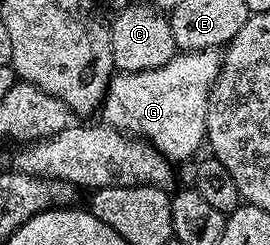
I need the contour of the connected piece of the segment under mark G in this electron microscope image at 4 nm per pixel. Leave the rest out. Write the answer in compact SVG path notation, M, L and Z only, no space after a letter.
M222 49L179 51L168 63L164 63L164 67L156 67L152 71L115 72L110 78L110 85L106 88L106 97L100 106L100 114L102 113L103 117L101 120L109 128L118 130L119 133L125 133L153 145L171 163L188 160L206 141L206 116L210 92L218 77L218 72L222 69L223 56Z

